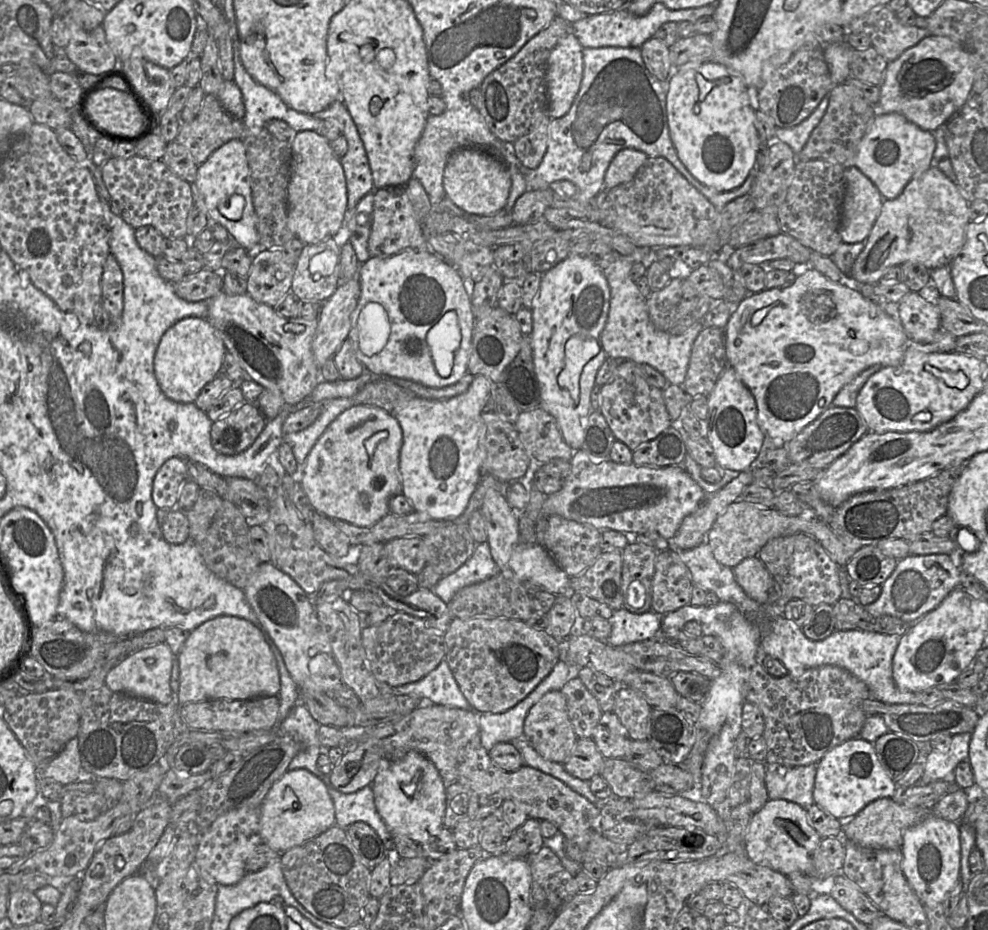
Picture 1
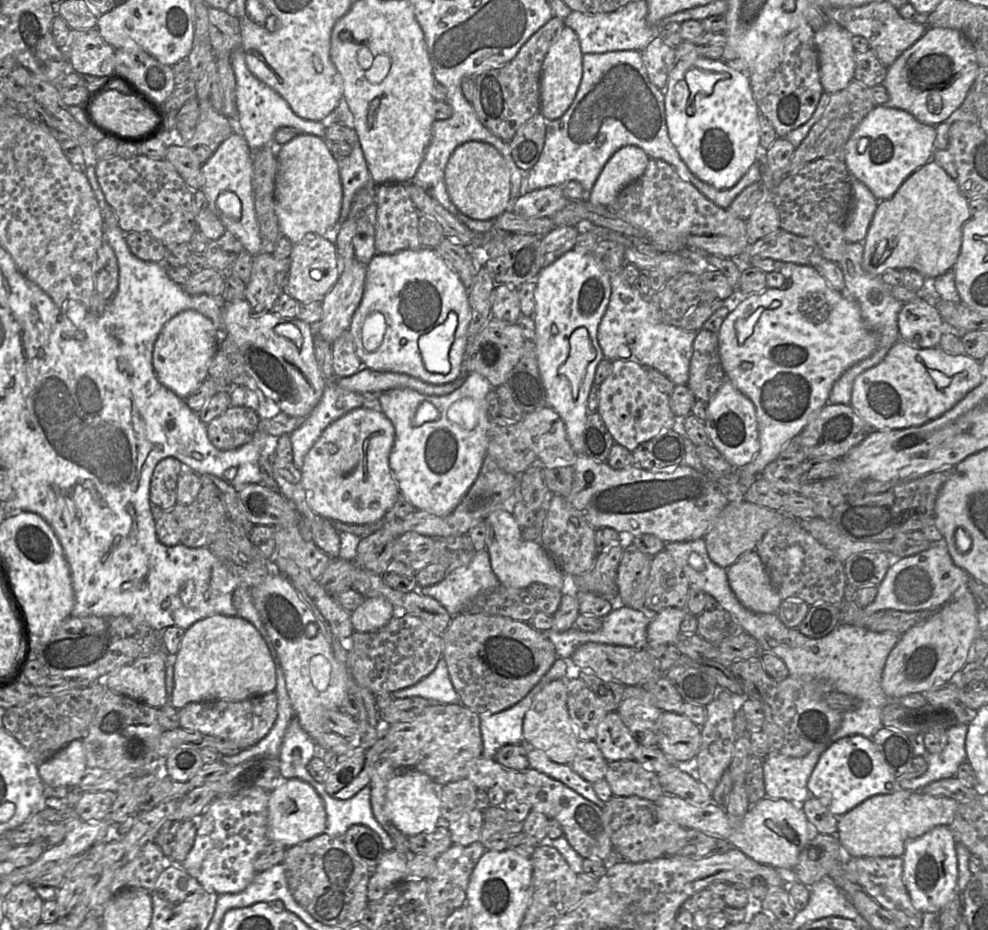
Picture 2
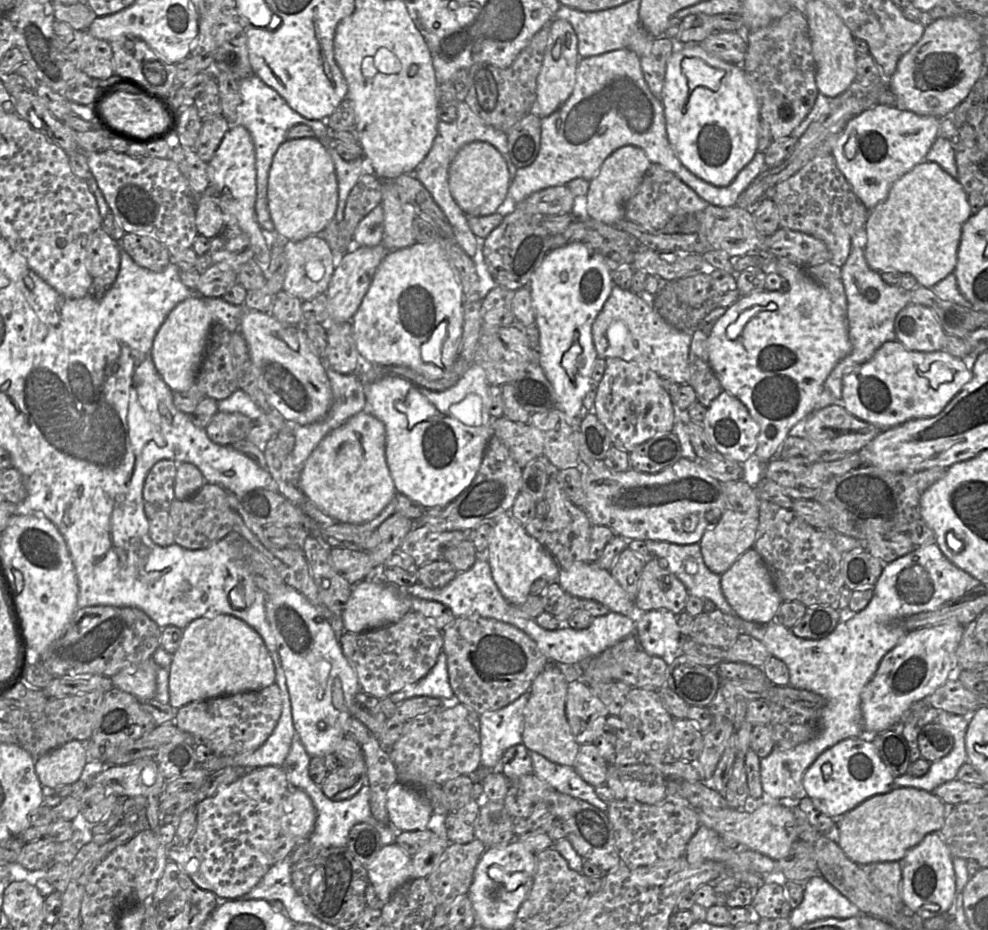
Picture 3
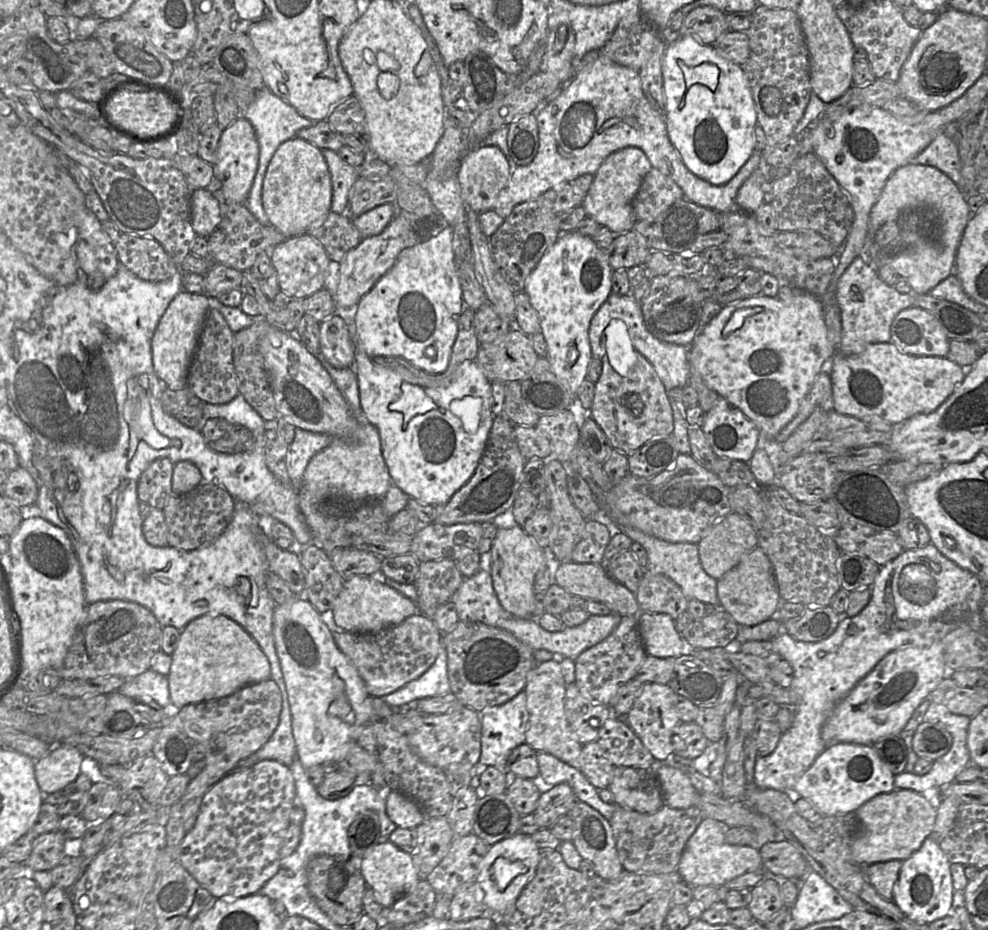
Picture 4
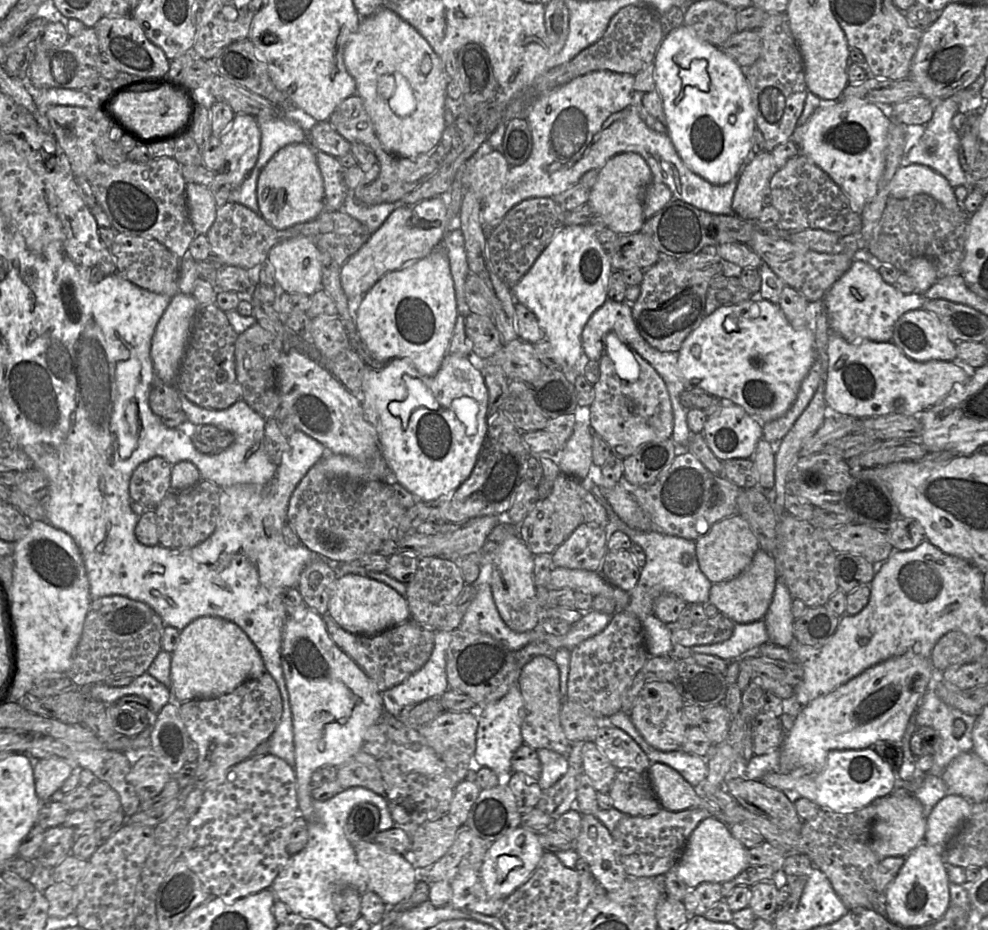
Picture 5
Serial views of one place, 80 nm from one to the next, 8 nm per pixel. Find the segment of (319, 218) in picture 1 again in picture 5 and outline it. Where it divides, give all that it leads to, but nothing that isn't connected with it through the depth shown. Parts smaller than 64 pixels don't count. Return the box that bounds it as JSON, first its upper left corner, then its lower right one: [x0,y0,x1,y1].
[258,142,325,230]

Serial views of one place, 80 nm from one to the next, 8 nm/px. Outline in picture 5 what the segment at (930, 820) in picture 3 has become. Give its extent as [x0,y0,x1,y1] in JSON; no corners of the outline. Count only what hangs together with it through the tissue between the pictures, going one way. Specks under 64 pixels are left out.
[870,795,926,859]

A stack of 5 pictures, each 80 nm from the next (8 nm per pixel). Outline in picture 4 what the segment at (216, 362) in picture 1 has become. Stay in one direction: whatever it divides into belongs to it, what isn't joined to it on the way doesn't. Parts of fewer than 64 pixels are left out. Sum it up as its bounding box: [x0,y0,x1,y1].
[151,290,217,390]

